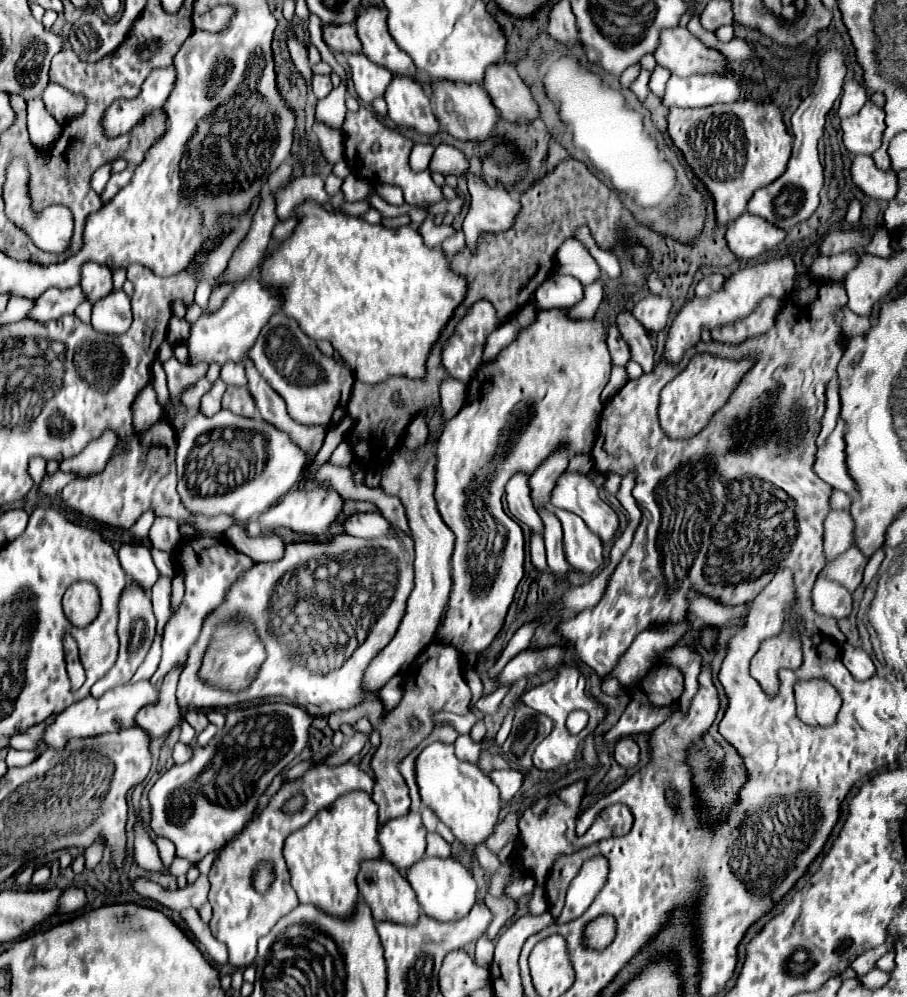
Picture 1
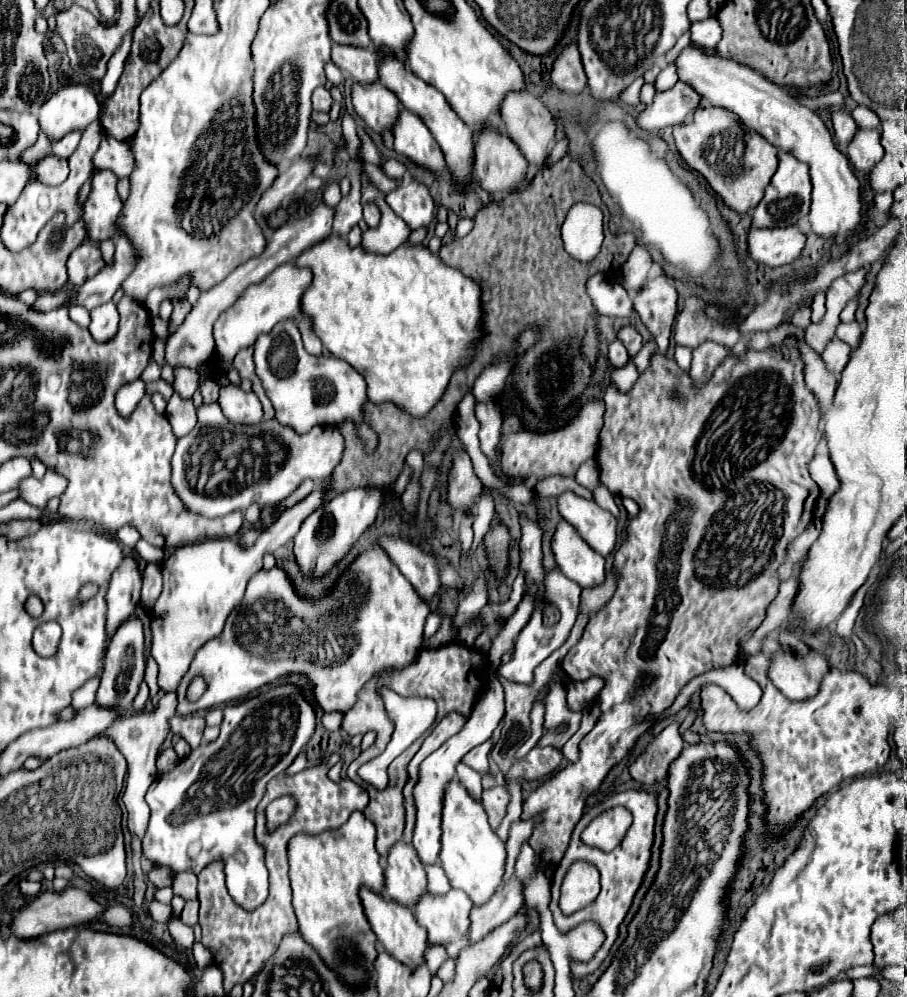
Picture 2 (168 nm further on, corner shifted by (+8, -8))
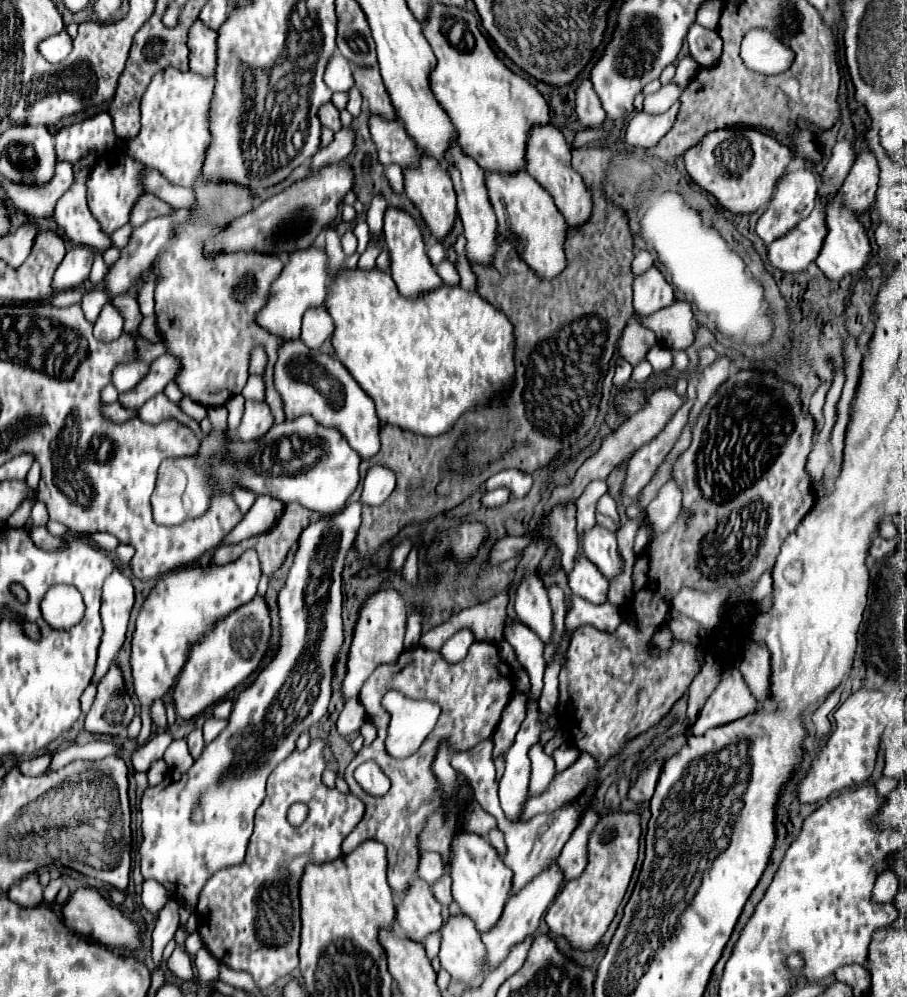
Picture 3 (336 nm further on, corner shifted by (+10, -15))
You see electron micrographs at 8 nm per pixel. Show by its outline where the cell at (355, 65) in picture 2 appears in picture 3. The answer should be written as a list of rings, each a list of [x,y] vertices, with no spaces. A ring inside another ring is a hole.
[[[353,67],[353,77],[355,77],[355,87],[361,91],[363,99],[369,103],[369,109],[373,115],[379,115],[383,119],[397,119],[397,113],[391,105],[389,93],[383,85],[381,73],[377,67],[363,69],[363,67]]]

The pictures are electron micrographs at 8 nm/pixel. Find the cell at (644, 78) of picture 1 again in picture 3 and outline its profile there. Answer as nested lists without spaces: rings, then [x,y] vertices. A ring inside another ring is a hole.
[[[671,83],[671,85],[661,87],[657,93],[645,97],[643,111],[645,113],[665,113],[679,99],[681,91],[683,91],[683,87],[677,85],[677,83]]]

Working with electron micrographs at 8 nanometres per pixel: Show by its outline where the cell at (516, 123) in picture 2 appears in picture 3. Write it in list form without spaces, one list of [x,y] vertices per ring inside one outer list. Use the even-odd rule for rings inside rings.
[[[553,125],[541,127],[529,135],[529,163],[527,173],[549,191],[549,195],[555,199],[557,209],[563,213],[569,227],[581,227],[587,223],[593,211],[593,199],[589,189],[585,187],[583,177],[571,167],[571,147],[565,141],[563,133],[555,129]]]

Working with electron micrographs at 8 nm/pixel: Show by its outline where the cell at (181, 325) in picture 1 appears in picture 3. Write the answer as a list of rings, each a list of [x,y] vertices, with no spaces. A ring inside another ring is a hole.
[[[161,355],[157,361],[151,363],[147,375],[131,391],[119,395],[119,403],[125,409],[143,407],[145,401],[149,401],[151,397],[161,393],[165,389],[165,385],[169,381],[173,381],[173,367],[177,367],[177,363],[173,363],[173,359],[169,359],[169,355]]]

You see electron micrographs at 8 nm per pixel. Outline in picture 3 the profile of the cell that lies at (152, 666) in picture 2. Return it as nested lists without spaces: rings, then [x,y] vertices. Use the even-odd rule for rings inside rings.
[[[161,759],[161,761],[155,761],[153,765],[151,765],[151,769],[147,771],[147,777],[149,777],[149,785],[157,785],[163,777],[165,777],[165,771],[167,771],[167,767],[165,767],[165,761]]]

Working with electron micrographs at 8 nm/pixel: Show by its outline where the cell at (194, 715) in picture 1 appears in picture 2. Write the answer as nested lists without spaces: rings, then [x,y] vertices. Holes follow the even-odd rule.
[[[191,714],[191,716],[173,716],[171,718],[171,732],[179,734],[191,748],[197,748],[201,742],[205,730],[205,718],[199,714]]]

